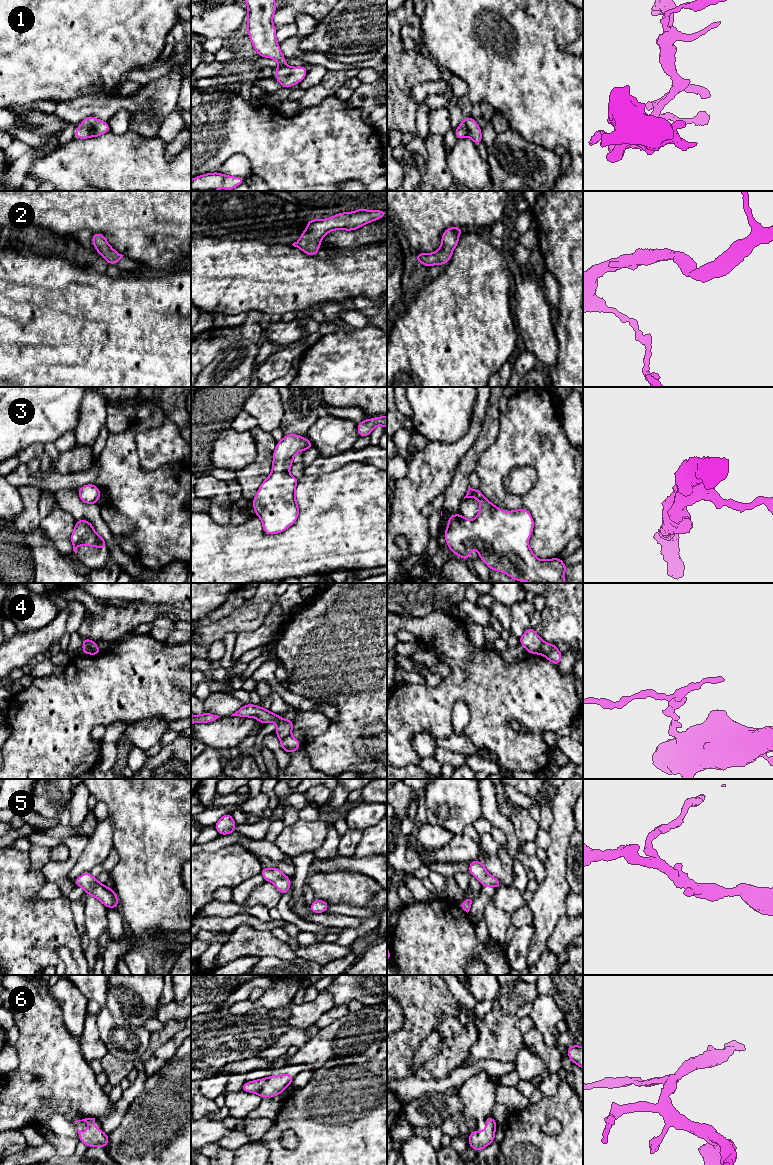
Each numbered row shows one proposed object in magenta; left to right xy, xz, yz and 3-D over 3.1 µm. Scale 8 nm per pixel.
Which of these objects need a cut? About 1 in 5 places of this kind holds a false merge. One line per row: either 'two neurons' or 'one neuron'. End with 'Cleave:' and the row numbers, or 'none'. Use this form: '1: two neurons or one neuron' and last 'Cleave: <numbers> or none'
1: one neuron
2: one neuron
3: one neuron
4: two neurons
5: one neuron
6: one neuron
Cleave: 4

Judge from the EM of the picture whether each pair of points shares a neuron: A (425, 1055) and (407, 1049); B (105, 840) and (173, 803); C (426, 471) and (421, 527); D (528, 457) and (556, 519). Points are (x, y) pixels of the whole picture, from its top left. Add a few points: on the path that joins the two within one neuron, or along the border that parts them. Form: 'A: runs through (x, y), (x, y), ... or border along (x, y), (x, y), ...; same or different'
A: border along (430, 1033), (414, 1055), (414, 1070); different
B: border along (107, 816), (113, 826), (113, 846); different
C: runs through (422, 485), (416, 493), (416, 513); same
D: runs through (544, 470), (556, 482), (556, 503); same

